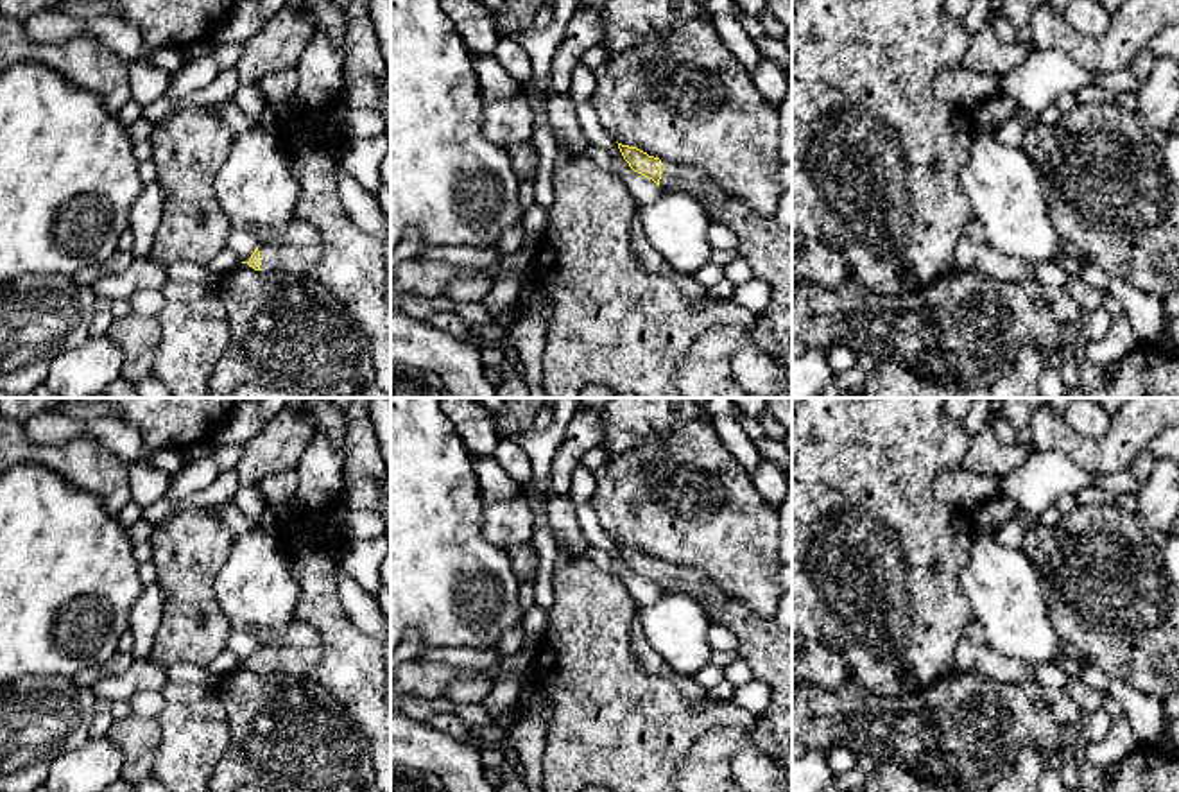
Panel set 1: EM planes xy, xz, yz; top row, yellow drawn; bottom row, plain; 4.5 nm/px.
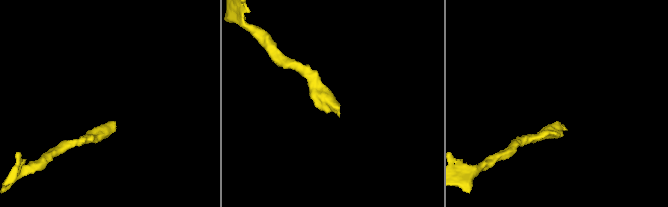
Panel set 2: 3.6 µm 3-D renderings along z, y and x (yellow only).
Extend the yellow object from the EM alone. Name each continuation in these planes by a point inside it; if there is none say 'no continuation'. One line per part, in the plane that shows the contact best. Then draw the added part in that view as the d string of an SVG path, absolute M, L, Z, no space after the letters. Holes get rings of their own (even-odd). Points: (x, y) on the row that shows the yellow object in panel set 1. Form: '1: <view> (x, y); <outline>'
1: xz (674, 178); M661 161L661 192L686 192L695 197L693 190L706 183L711 183L711 179L701 170Z

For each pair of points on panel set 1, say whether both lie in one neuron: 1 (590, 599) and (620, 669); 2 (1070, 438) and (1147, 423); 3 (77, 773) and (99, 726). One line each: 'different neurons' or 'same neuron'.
1: same neuron
2: same neuron
3: different neurons

